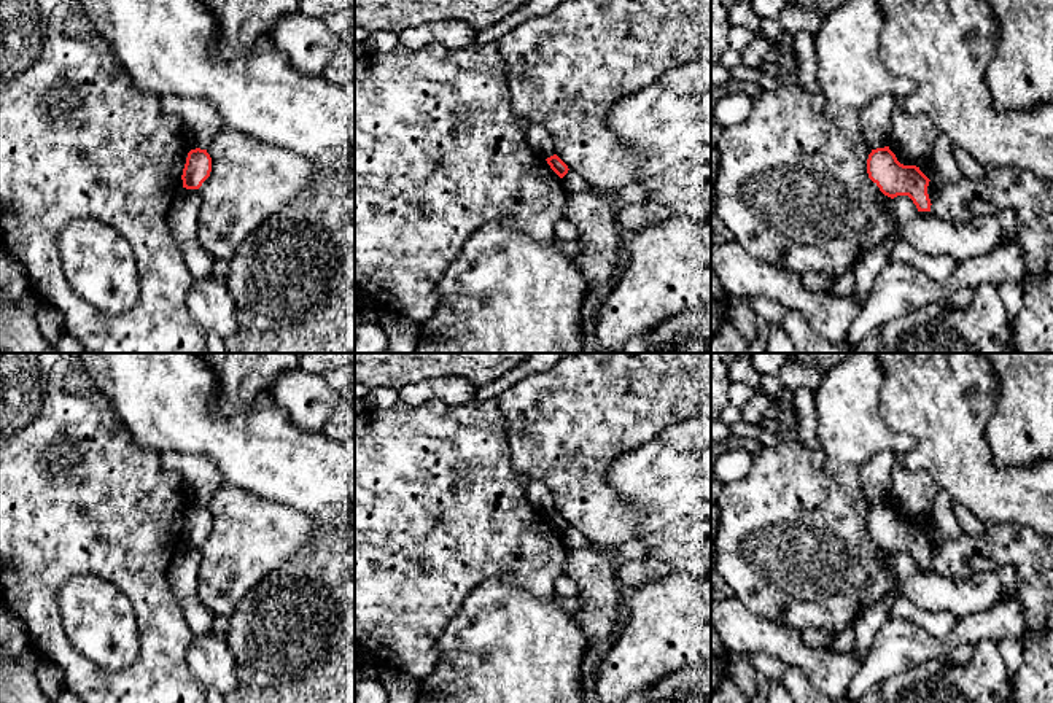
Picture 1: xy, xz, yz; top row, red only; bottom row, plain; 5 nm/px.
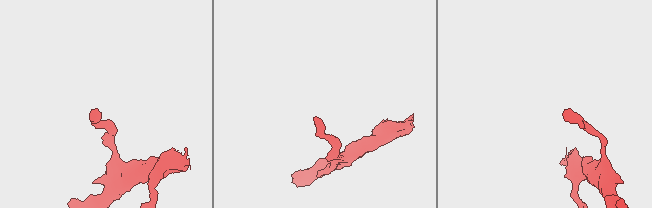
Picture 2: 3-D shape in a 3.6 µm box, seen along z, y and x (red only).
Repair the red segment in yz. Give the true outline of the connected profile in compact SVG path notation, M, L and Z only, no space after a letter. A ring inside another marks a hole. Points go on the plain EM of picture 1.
M889 503L872 506L867 530L884 552L891 555L908 552L918 568L931 568L932 560L927 550L931 536L919 523L900 520Z

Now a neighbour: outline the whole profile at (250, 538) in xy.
M223 484L207 503L210 533L197 546L199 601L229 617L264 577L309 549L312 515Z

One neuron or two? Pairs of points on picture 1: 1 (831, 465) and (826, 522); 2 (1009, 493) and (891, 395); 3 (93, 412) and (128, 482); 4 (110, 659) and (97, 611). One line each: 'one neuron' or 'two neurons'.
1: two neurons
2: one neuron
3: one neuron
4: one neuron

